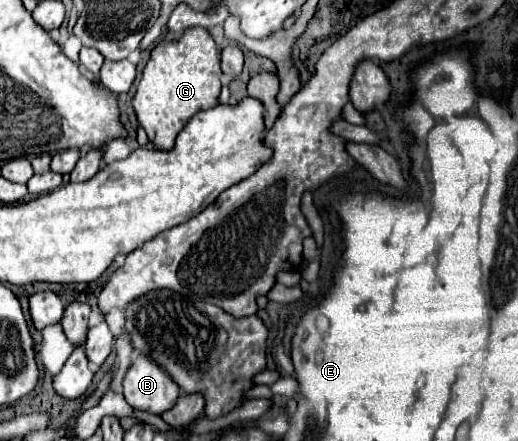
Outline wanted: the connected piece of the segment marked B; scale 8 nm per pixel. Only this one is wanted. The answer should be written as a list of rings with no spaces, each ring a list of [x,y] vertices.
[[[139,353],[129,365],[123,387],[125,399],[131,407],[153,415],[161,415],[163,411],[171,409],[181,395],[181,389],[171,375],[145,353]]]

